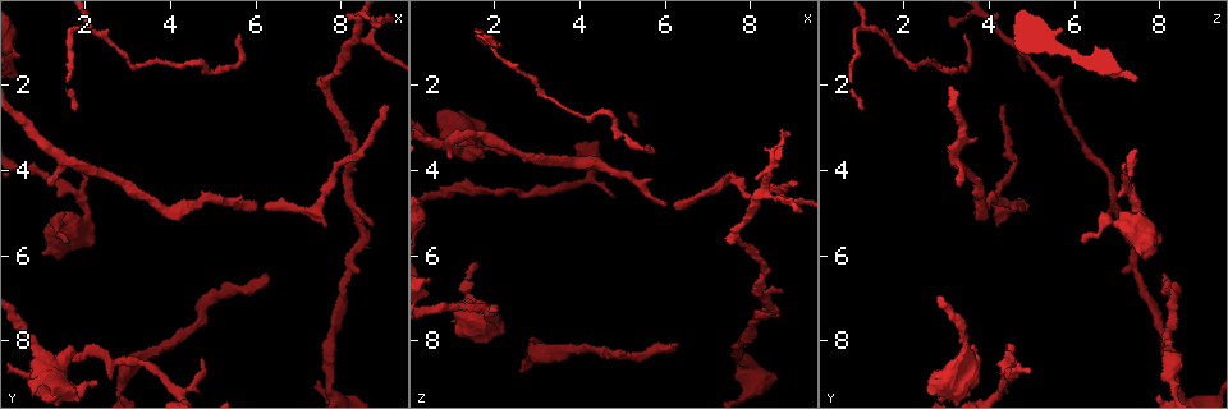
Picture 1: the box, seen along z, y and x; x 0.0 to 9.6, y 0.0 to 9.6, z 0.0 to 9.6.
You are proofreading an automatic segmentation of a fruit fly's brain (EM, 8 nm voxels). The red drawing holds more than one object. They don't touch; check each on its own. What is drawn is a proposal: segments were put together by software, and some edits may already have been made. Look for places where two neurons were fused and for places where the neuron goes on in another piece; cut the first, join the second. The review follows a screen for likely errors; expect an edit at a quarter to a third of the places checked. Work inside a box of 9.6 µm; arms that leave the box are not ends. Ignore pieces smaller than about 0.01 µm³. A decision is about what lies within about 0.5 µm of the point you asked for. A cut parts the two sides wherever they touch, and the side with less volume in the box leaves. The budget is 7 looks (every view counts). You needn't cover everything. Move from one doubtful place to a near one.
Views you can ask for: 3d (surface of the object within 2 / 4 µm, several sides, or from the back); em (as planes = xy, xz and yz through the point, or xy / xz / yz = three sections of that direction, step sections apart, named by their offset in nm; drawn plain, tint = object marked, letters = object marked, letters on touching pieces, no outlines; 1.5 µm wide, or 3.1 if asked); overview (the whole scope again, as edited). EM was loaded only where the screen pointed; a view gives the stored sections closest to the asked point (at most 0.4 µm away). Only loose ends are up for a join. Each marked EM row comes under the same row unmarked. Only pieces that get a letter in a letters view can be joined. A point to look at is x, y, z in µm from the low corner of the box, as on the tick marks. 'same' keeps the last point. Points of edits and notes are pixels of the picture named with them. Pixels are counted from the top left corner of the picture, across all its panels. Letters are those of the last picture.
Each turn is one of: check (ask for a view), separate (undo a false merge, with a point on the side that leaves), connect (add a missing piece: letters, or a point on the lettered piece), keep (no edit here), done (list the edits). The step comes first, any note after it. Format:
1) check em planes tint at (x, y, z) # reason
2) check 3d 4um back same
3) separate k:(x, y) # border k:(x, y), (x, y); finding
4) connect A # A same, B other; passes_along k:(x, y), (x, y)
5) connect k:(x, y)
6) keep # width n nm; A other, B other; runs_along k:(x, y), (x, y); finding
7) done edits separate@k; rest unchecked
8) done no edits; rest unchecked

check 3d 4um back at (1.60, 1.95, 0.80) # free end

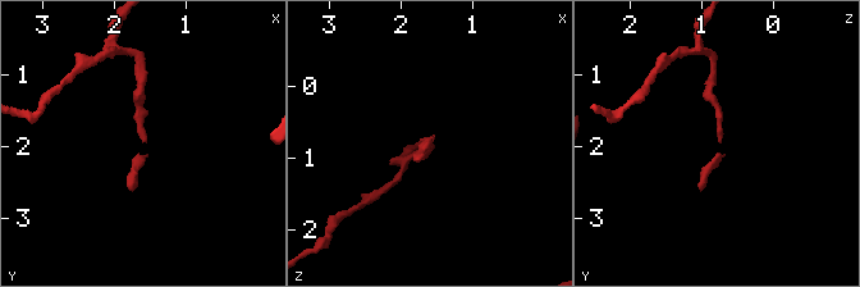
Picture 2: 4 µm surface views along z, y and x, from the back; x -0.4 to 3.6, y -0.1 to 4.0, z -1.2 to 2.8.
check em xy step 4 tint at (1.55, 1.90, 0.75)

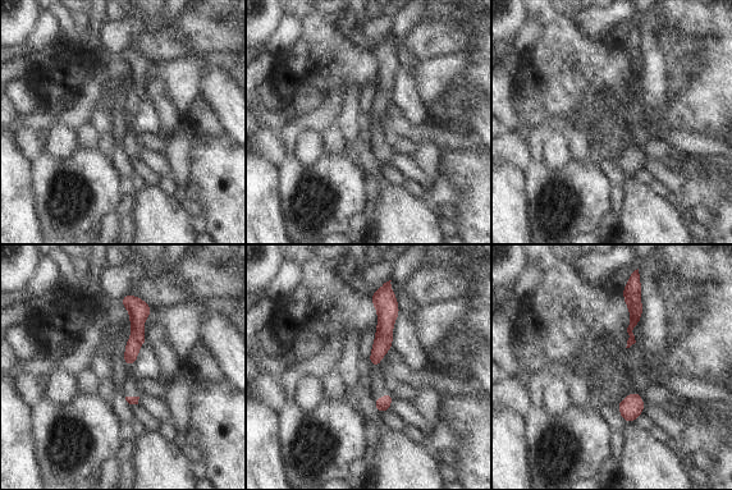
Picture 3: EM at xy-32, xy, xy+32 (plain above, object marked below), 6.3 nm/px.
check em xy step 4 letters same

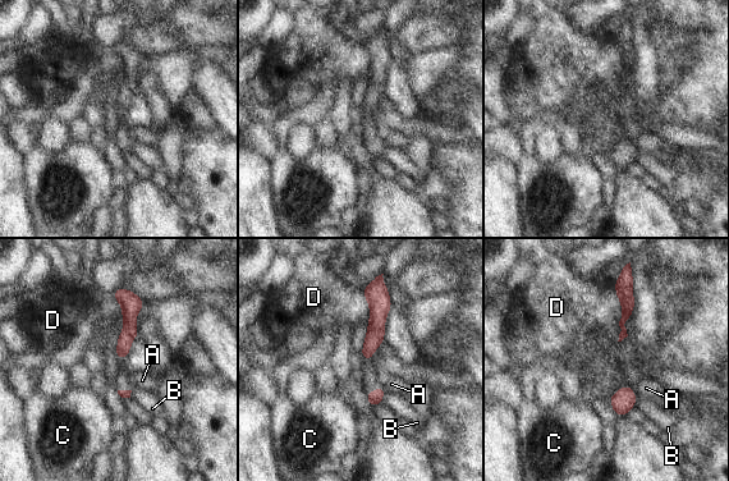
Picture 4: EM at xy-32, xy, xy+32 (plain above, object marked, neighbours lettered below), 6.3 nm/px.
keep # longest_contact D 360 nm; A other, B other, C other, D other; no lettered piece goes on from it

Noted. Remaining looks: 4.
check 3d 4um at (4.35, 9.15, 4.25)

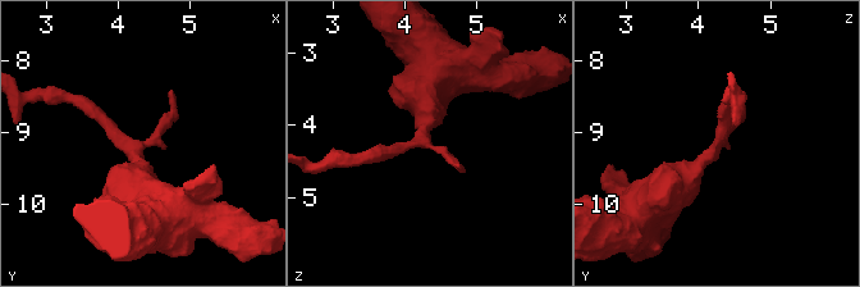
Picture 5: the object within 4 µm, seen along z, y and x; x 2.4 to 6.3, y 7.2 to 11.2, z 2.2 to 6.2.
check em yz step 8 tint at (4.40, 9.15, 4.30) # now the EM

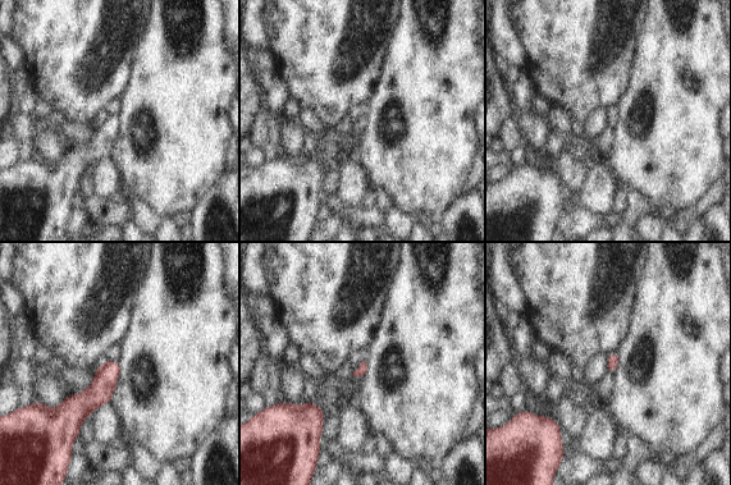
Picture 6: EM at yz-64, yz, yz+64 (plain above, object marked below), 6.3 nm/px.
check em planes letters same # another direction

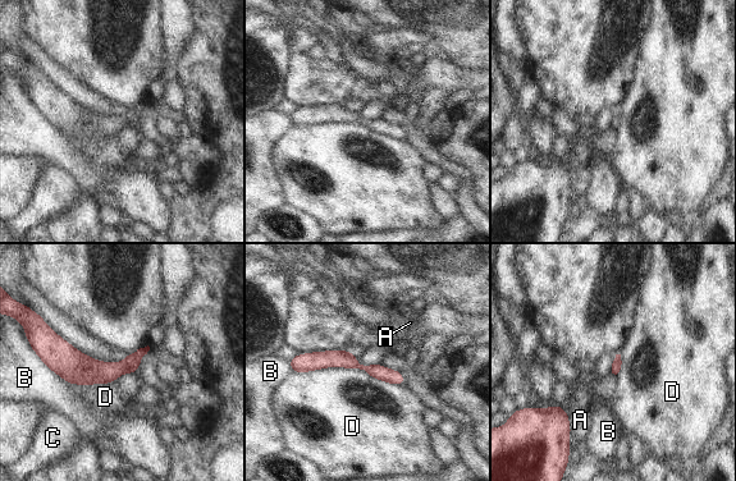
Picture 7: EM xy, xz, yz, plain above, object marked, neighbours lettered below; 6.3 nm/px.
keep # A other, B other, C other, D other; border 7:(292, 371), (362, 369), (403, 385); continuous, no second neuron

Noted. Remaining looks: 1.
done no edits; rest unchecked

